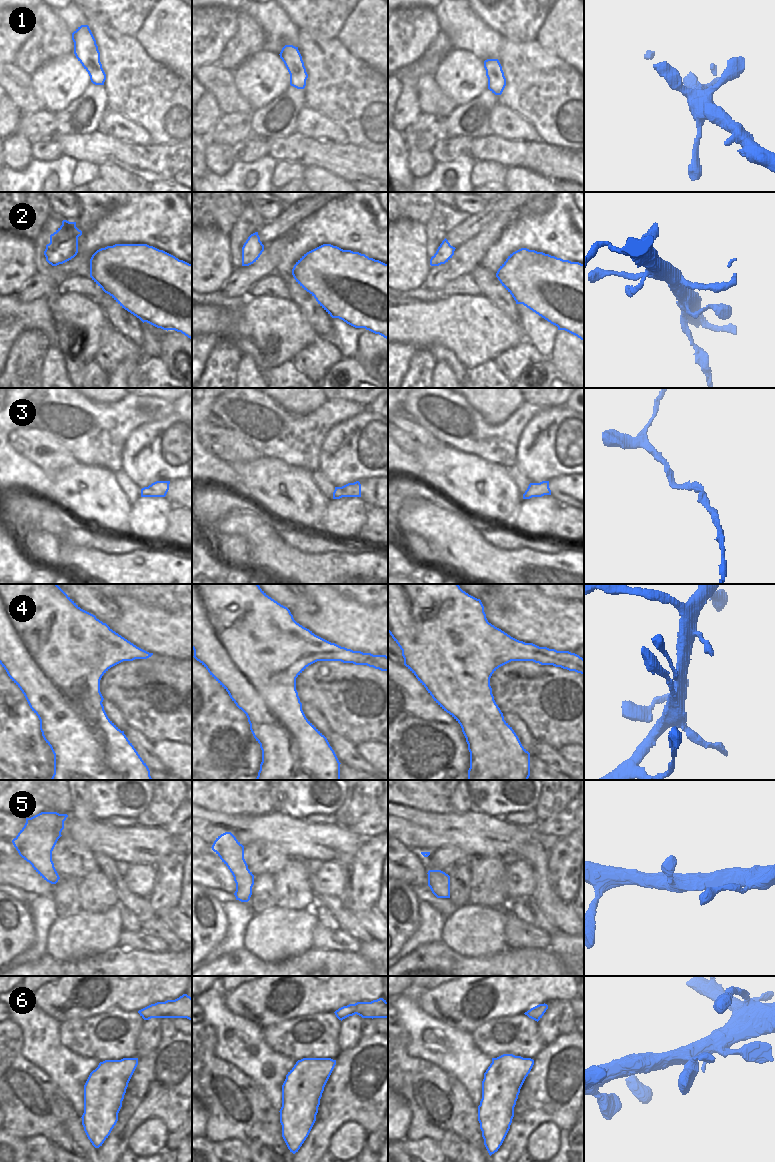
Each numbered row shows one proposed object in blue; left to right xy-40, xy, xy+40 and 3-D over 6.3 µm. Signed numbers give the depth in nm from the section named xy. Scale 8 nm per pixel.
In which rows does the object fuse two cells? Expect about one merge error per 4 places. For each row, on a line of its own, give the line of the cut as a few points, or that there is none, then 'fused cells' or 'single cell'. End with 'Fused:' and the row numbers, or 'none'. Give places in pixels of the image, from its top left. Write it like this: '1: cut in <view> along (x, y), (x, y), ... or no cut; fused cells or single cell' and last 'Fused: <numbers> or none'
1: no cut; single cell
2: no cut; single cell
3: no cut; single cell
4: no cut; single cell
5: no cut; single cell
6: no cut; single cell
Fused: none

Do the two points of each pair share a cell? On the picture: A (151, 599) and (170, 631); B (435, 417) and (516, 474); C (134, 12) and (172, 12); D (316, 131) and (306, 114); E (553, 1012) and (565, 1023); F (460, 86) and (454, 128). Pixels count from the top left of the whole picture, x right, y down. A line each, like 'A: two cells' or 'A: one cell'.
A: two cells
B: two cells
C: two cells
D: one cell
E: two cells
F: two cells

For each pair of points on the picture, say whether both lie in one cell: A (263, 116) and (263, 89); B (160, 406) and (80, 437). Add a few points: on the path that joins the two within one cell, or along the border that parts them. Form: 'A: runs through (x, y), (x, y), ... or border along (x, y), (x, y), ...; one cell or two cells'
A: border along (283, 93), (252, 111); two cells
B: runs through (140, 409), (133, 410), (100, 430); one cell

